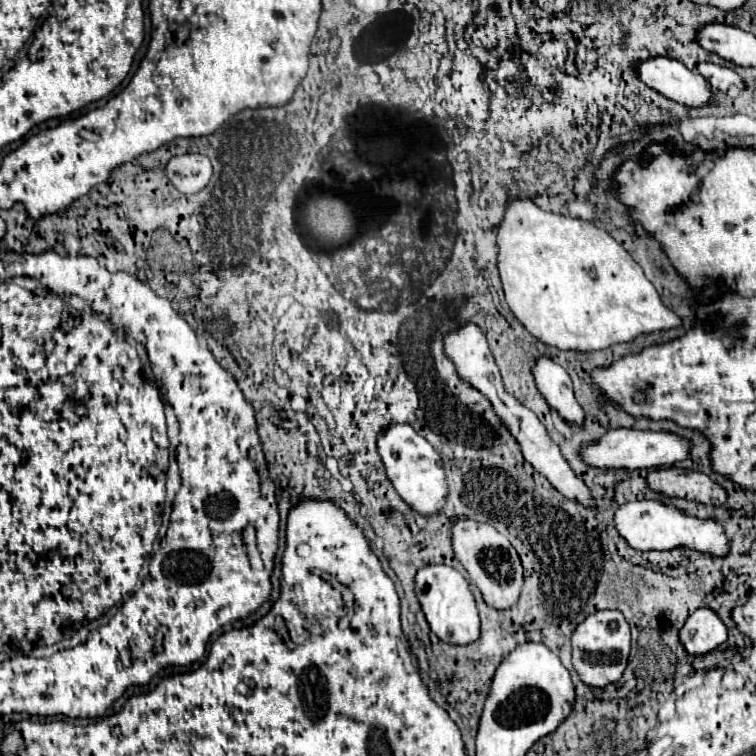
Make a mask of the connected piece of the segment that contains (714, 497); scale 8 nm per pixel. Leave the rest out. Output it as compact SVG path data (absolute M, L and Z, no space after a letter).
M669 467L669 469L655 469L647 477L649 487L653 491L665 493L667 497L683 497L699 503L725 503L727 491L715 483L709 475L681 469L681 467Z

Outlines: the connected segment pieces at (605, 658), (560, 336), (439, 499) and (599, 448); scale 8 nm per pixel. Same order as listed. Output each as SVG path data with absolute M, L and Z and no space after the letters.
M597 611L589 615L583 623L577 625L573 633L573 665L579 673L579 677L593 687L605 687L609 683L615 683L625 667L631 647L631 635L629 635L629 623L625 621L621 611Z
M511 199L499 227L499 273L513 315L541 343L567 351L599 351L643 333L681 327L681 317L663 305L657 289L633 257L593 223L539 209L529 199Z
M391 425L379 435L379 455L385 463L387 477L401 499L419 515L435 517L447 499L447 479L439 453L411 425Z
M611 429L599 443L583 449L583 459L587 465L603 469L649 469L673 465L689 457L691 441L669 431L637 431L637 429Z

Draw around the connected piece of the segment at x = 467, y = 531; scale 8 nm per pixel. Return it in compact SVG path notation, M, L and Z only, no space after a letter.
M459 519L453 523L453 549L489 607L505 611L517 603L523 587L523 567L517 551L505 535L487 523Z

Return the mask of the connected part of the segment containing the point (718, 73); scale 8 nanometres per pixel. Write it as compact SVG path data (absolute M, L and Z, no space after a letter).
M699 63L697 71L719 91L727 91L731 85L735 85L739 89L745 89L743 77L739 77L729 67L721 67L721 65L713 65L713 63Z

